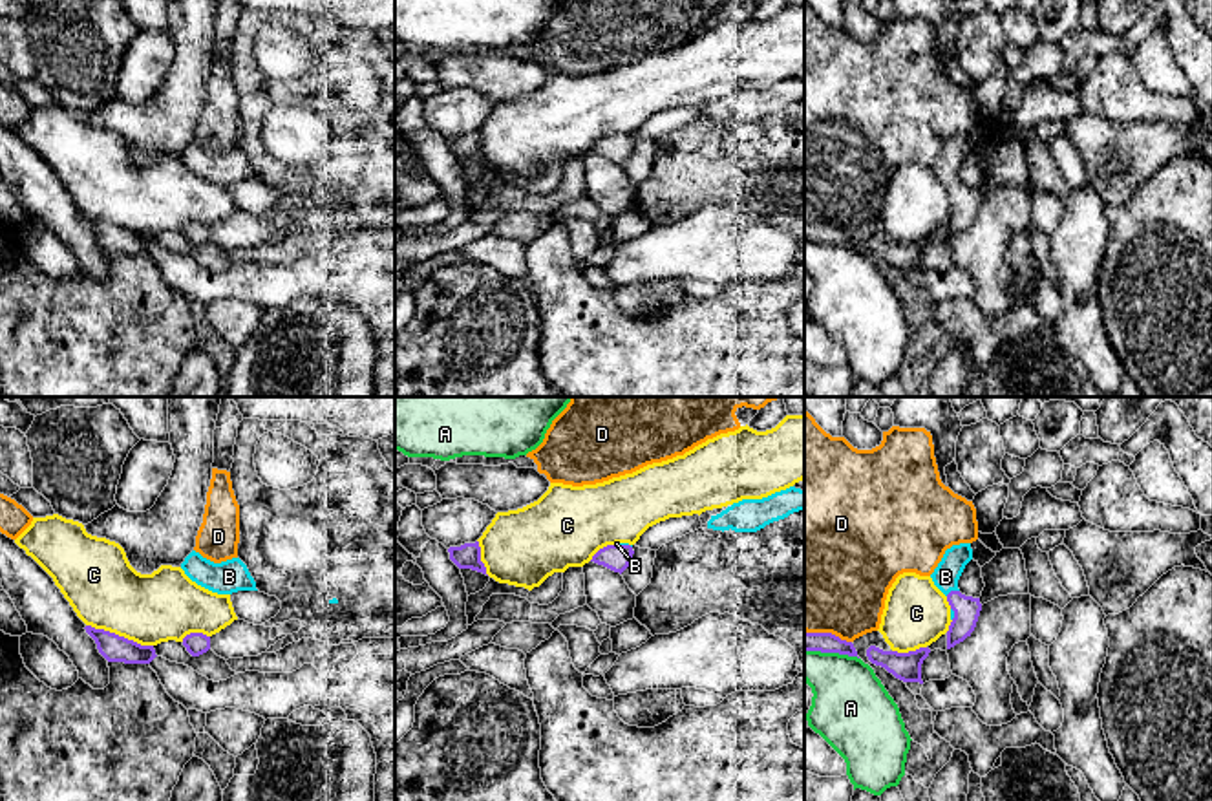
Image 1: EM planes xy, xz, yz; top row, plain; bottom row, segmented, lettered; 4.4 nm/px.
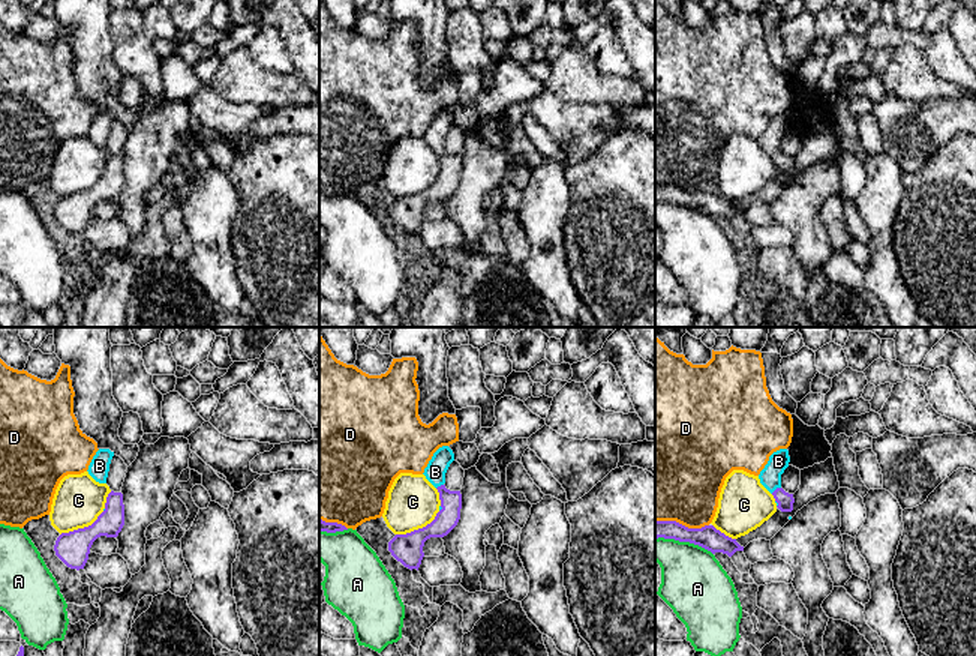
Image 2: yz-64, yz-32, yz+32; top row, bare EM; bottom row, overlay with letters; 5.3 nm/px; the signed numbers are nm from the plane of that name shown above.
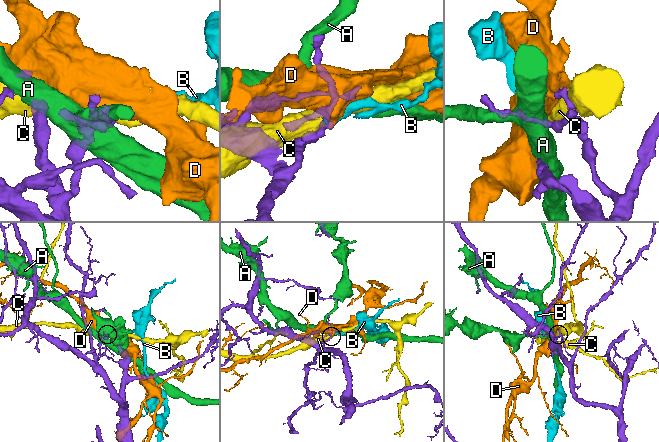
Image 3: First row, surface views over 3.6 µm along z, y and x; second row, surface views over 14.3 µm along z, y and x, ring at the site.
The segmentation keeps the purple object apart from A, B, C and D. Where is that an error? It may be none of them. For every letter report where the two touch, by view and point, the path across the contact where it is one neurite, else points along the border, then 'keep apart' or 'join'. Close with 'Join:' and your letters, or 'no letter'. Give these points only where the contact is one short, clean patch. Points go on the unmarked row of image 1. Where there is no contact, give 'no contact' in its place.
A: meets purple in yz at (832, 242); keep apart
B: meets purple in yz at (951, 181); keep apart
C: meets purple in xy at (117, 225); keep apart
D: meets purple in yz at (829, 224); keep apart
Join: no letter

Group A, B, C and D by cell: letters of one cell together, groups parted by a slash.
A / B / C / D

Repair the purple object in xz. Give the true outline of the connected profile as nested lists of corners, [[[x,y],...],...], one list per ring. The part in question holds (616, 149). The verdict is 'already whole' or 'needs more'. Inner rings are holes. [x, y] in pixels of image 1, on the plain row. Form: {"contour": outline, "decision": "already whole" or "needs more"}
{"contour": [[[607,135],[600,139],[590,152],[622,165],[633,152],[633,144],[631,135]]], "decision": "already whole"}

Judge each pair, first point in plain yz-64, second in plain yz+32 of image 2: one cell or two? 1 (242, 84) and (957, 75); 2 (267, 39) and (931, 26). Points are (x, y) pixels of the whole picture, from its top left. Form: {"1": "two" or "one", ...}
{"1": "two", "2": "two"}

